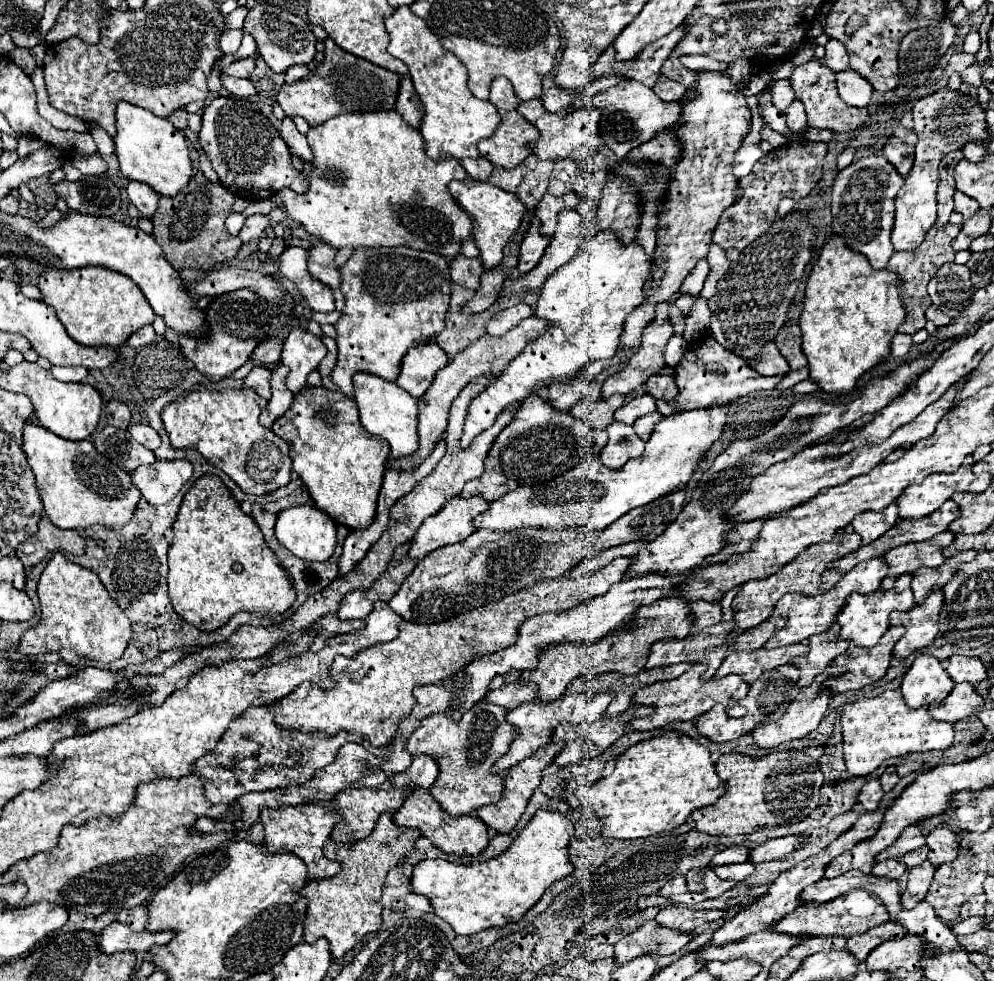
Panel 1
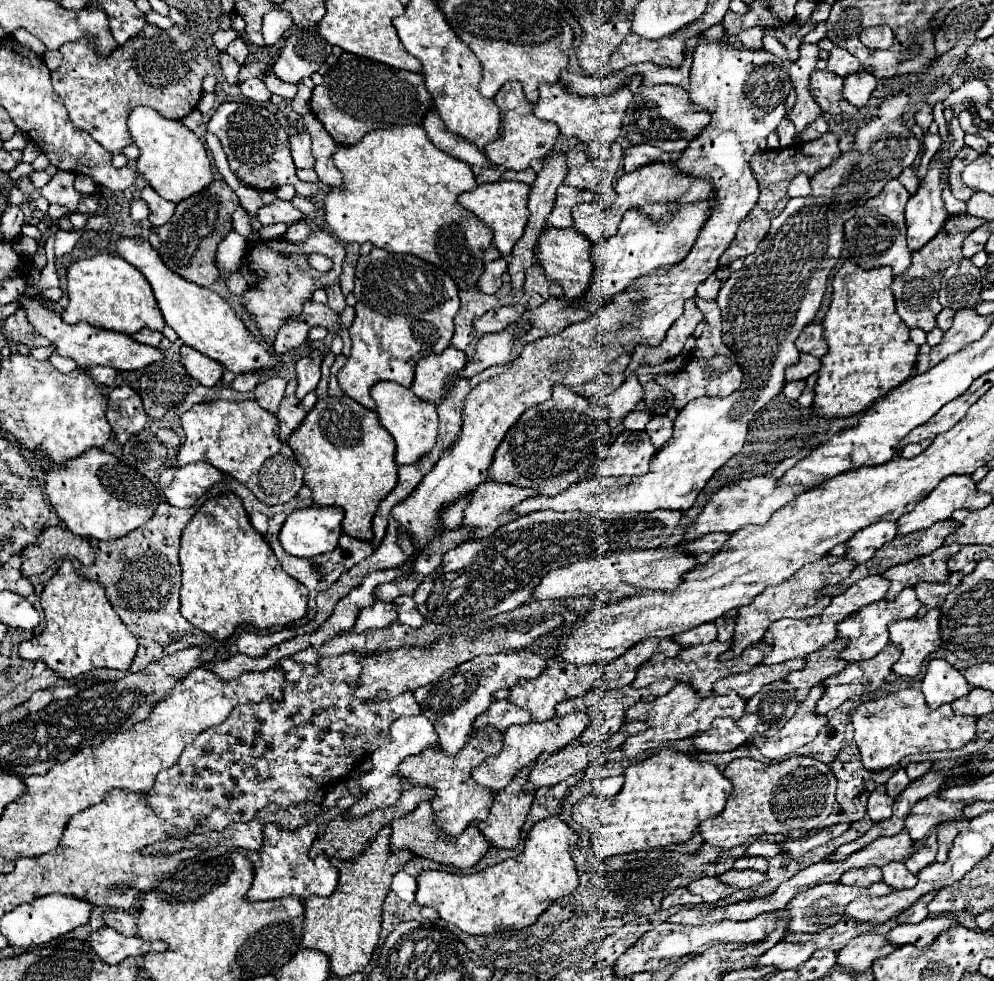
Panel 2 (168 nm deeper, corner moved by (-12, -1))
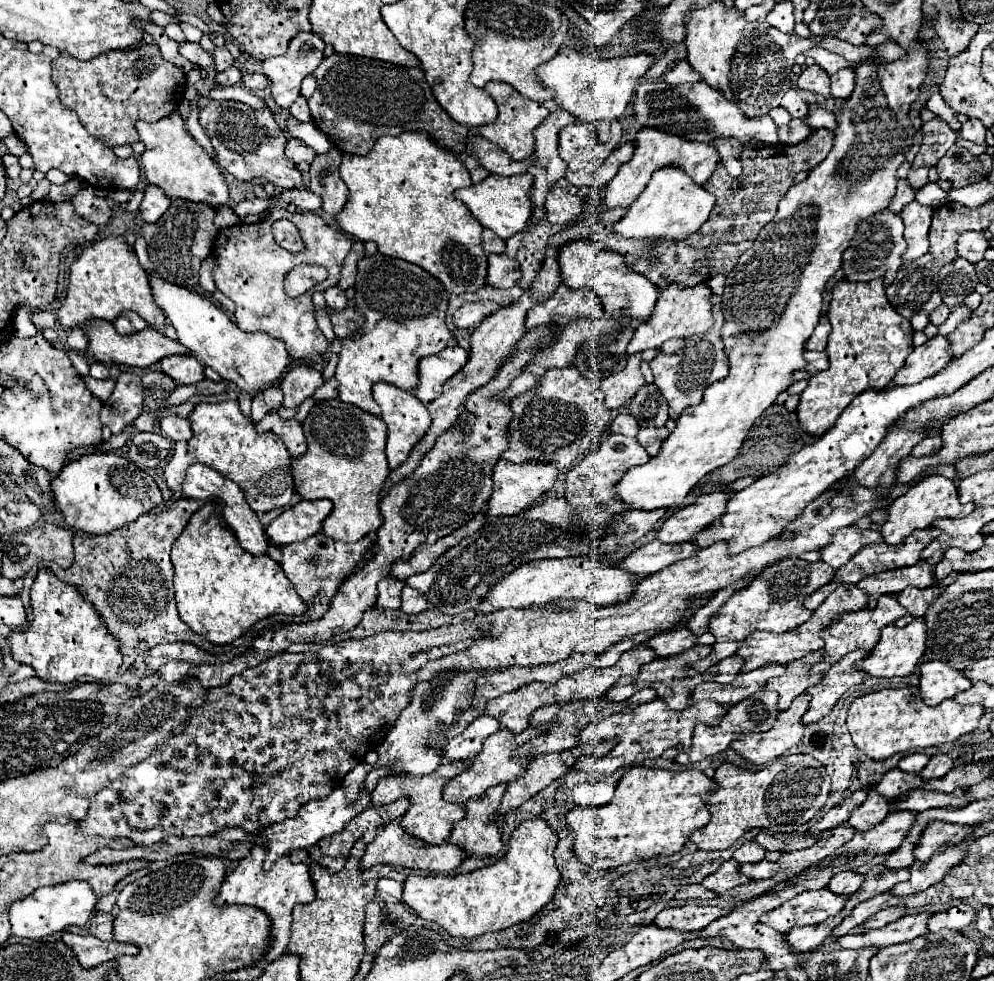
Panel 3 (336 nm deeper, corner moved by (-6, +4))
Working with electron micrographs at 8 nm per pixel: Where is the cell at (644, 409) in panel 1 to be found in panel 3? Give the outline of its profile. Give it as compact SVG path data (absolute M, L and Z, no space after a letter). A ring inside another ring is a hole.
M625 413L625 415L617 415L611 423L611 433L621 433L621 435L629 435L629 437L637 437L637 421L633 419L633 415Z

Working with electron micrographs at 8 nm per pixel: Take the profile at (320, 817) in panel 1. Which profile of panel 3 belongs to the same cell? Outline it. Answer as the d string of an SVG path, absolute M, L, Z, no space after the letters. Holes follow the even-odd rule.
M253 845L251 853L245 859L241 859L237 863L237 867L225 877L217 897L213 901L215 901L215 905L251 905L251 907L265 911L265 915L269 917L269 923L271 923L271 933L269 933L271 945L269 945L269 951L265 953L263 961L275 961L285 953L285 947L289 943L293 907L297 903L311 903L315 899L315 889L311 883L309 867L305 863L293 865L289 861L289 857L283 855L275 861L271 871L263 871L261 869L263 859L265 859L265 849L261 845Z

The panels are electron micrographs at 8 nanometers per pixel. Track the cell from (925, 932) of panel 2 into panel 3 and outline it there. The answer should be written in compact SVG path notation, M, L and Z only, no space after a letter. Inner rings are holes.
M961 903L961 905L955 905L955 907L947 909L947 911L935 913L929 919L929 931L939 931L939 929L963 931L967 925L971 925L971 921L975 917L977 917L977 911L971 905Z

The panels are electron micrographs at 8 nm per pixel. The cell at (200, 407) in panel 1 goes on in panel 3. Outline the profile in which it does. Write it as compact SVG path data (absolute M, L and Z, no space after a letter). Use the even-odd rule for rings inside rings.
M237 401L221 403L201 403L189 417L193 439L177 441L173 455L165 467L165 481L173 491L173 501L181 499L181 485L187 475L187 467L193 463L203 463L223 477L235 481L245 495L245 501L253 511L273 511L287 505L293 497L293 477L291 477L291 455L285 451L277 435L259 435L255 425L241 413Z

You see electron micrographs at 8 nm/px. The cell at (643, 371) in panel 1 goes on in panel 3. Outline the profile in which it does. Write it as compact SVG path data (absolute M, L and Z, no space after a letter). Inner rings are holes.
M699 283L695 287L685 287L685 289L679 289L677 285L663 289L651 319L639 323L633 339L629 341L627 355L641 353L645 349L659 349L661 343L671 339L671 337L685 337L685 335L693 335L693 333L705 333L709 327L713 327L713 313L711 313L713 305L709 301L711 293L713 291L707 283Z

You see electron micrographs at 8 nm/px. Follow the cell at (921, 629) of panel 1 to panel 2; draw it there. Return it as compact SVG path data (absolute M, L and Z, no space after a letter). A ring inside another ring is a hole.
M939 608L929 610L923 618L907 618L889 624L889 632L891 644L901 650L893 672L899 676L917 676L923 660L941 646Z

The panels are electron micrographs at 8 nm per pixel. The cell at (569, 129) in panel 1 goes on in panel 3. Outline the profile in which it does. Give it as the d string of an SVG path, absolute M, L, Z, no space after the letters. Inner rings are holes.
M565 47L551 61L537 67L537 77L545 87L555 89L555 103L559 107L573 113L579 121L595 125L597 135L605 141L609 139L611 121L625 111L641 77L647 73L649 67L653 67L653 63L655 57L651 53L633 53L617 55L611 59L599 59L585 51Z

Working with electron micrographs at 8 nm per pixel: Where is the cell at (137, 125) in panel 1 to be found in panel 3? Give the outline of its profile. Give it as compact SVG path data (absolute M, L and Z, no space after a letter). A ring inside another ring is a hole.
M173 111L173 115L167 115L165 119L159 119L155 123L137 121L137 131L147 147L141 155L141 167L151 185L161 187L171 199L177 197L187 201L201 201L213 207L229 201L227 183L221 169L207 155L207 151L189 135L179 111Z

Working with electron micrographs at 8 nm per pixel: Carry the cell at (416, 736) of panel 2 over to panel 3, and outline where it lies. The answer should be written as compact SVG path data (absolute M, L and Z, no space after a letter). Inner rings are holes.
M381 767L381 769L375 769L367 775L365 779L365 791L361 793L361 797L355 801L355 805L347 805L345 803L345 791L343 787L335 787L331 791L329 797L325 797L323 801L309 801L305 803L305 807L301 807L299 815L295 819L285 819L283 823L275 823L275 825L269 825L261 831L261 837L265 839L263 847L267 851L267 857L265 857L265 863L263 863L263 869L271 869L271 865L283 855L283 853L289 853L289 851L295 851L295 849L305 849L305 847L311 847L315 845L319 839L325 839L325 837L331 837L335 833L339 833L345 823L349 823L355 815L359 815L361 811L365 811L365 807L371 803L371 791L373 787L377 785L377 781L381 777L387 775L387 767Z

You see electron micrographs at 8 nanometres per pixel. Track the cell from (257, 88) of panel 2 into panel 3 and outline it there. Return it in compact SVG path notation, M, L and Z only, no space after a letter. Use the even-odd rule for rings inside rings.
M251 73L251 75L243 77L241 85L247 87L249 91L261 91L261 89L265 89L269 85L269 79L263 73Z

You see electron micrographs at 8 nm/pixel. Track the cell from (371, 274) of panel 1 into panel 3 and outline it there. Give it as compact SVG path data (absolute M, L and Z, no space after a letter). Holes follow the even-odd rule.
M381 253L363 257L357 267L355 301L357 311L365 317L365 327L361 333L341 341L335 379L341 401L379 417L381 409L371 397L371 387L385 381L405 391L415 389L419 383L421 357L443 351L453 337L445 323L447 293L443 285L421 267Z

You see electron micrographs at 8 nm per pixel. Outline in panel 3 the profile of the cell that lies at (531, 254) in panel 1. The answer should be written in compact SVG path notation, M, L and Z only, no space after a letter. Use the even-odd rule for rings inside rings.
M571 241L559 251L559 265L561 265L561 277L567 287L579 289L579 287L593 287L605 305L605 315L609 317L627 317L635 321L645 321L653 313L653 307L657 303L659 289L653 287L649 279L643 275L631 271L619 253L613 251L593 251L593 243L589 241Z

